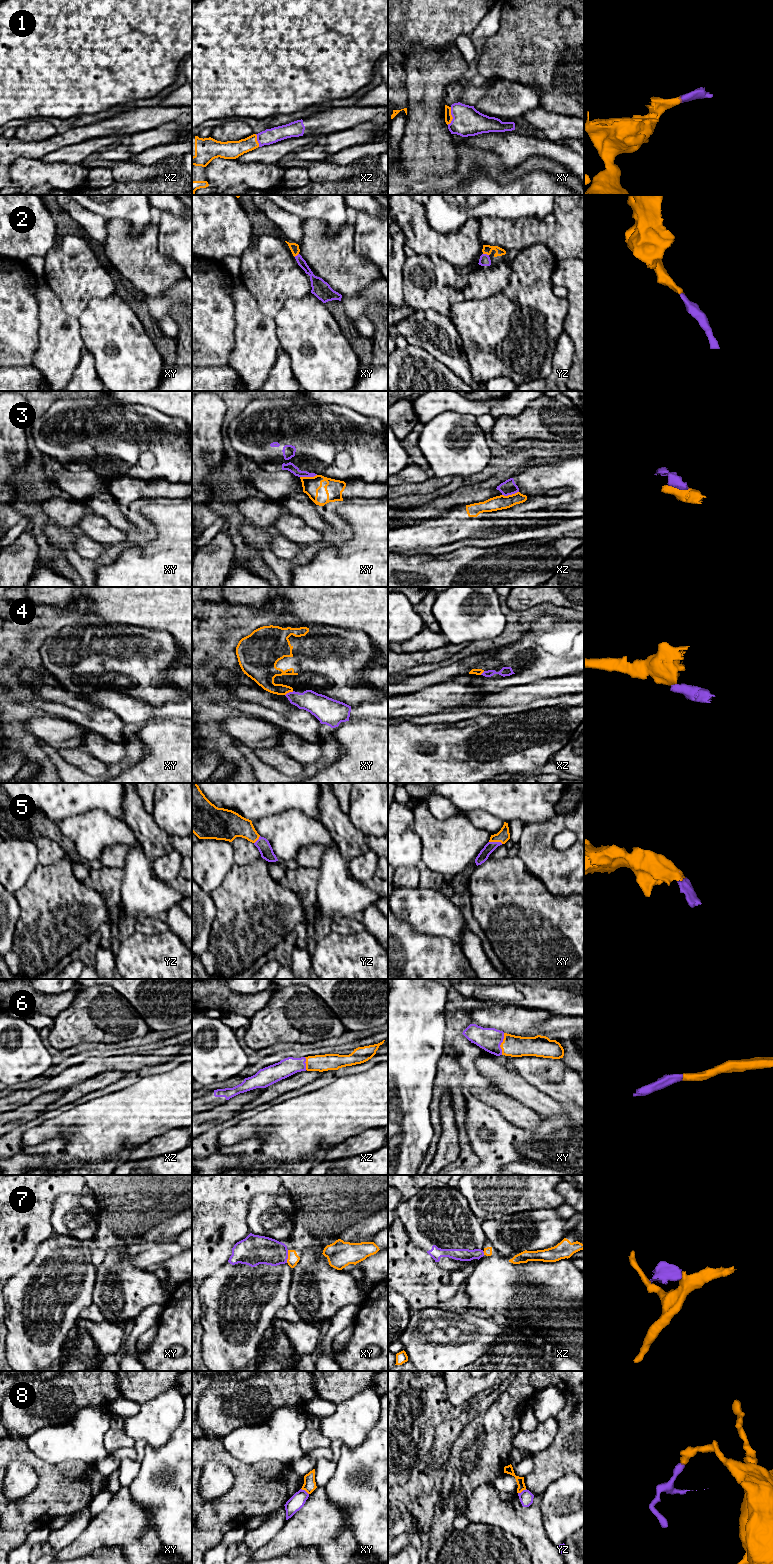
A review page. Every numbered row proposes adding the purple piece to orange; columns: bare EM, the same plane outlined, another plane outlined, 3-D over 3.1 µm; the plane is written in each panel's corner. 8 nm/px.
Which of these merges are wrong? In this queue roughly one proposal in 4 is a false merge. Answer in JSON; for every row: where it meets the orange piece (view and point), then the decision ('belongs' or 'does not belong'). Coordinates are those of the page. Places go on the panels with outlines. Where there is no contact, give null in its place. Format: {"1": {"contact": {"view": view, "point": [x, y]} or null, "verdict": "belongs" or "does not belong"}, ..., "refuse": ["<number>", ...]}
{"1": {"contact": {"view": "xy", "point": [451, 116]}, "verdict": "belongs"}, "2": {"contact": {"view": "yz", "point": [486, 253]}, "verdict": "belongs"}, "3": {"contact": {"view": "xy", "point": [308, 477]}, "verdict": "does not belong"}, "4": {"contact": {"view": "xy", "point": [289, 691]}, "verdict": "does not belong"}, "5": {"contact": {"view": "xy", "point": [496, 841]}, "verdict": "belongs"}, "6": {"contact": {"view": "xy", "point": [501, 1044]}, "verdict": "belongs"}, "7": {"contact": {"view": "xy", "point": [288, 1256]}, "verdict": "does not belong"}, "8": {"contact": {"view": "yz", "point": [522, 1490]}, "verdict": "does not belong"}, "refuse": ["3", "4", "7", "8"]}

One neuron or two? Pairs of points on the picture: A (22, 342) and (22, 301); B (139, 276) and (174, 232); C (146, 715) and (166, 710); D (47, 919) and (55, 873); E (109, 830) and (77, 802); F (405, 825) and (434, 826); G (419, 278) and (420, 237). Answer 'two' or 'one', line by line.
A: one
B: two
C: one
D: one
E: two
F: two
G: two

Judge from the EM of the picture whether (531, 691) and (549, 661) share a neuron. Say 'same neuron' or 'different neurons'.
different neurons

